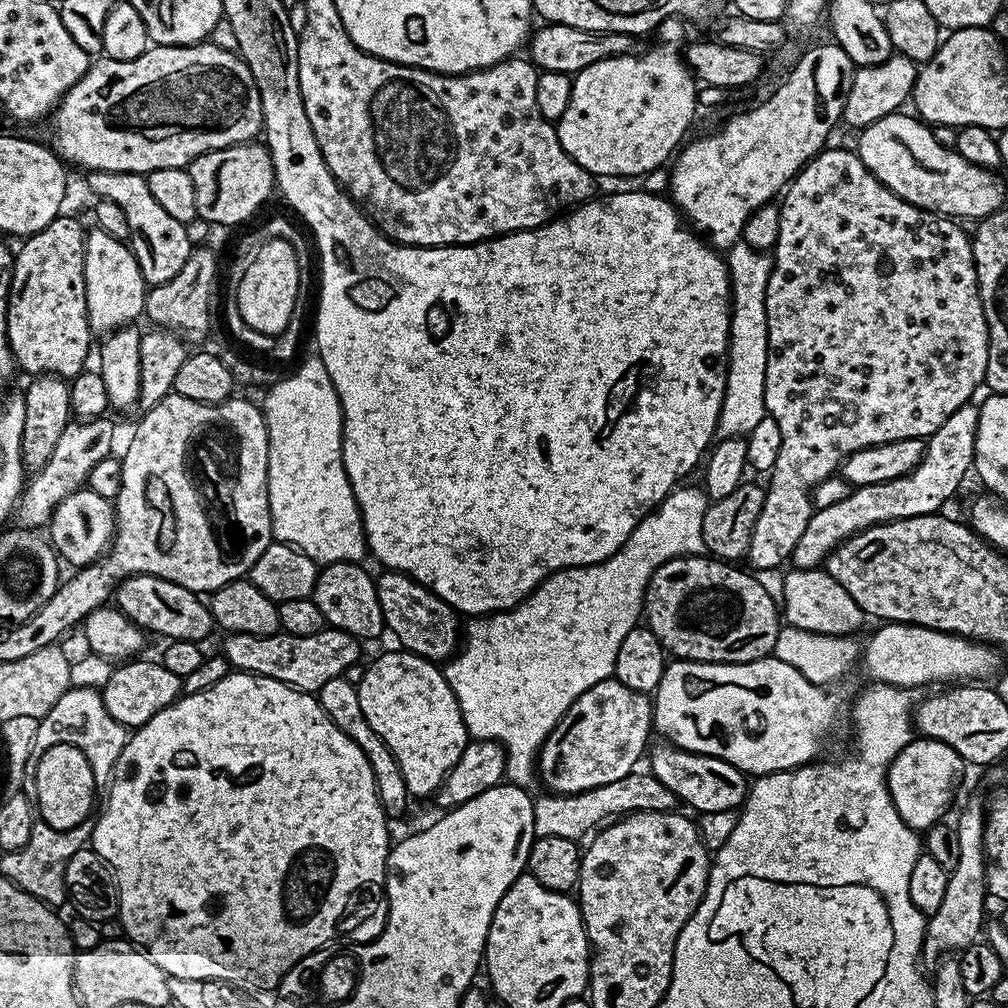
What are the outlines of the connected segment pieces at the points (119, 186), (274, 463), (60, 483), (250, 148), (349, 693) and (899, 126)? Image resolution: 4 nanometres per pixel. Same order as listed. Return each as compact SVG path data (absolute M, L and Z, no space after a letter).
M89 171L88 188L93 197L113 200L122 206L126 214L126 222L130 226L130 247L136 255L138 266L144 275L145 285L170 282L182 266L186 266L186 258L190 258L194 241L188 237L189 229L178 218L170 218L162 206L158 206L154 194L150 194L147 179L138 172L97 172Z
M312 354L309 360L301 362L297 372L285 375L269 387L266 394L268 397L262 404L262 411L268 431L268 501L273 537L281 544L291 544L306 553L320 566L347 560L363 561L366 556L364 523L342 462L344 419L340 399L334 390L334 382L330 382L330 374L326 374L326 366L319 355Z
M107 415L93 420L76 418L69 422L66 430L62 430L62 438L58 438L58 446L54 446L50 462L46 462L46 466L42 466L42 470L25 483L24 490L20 493L18 517L20 516L21 525L31 526L36 530L43 529L51 521L58 502L85 487L90 470L94 470L94 466L102 462L102 458L113 455L112 443L116 440L116 428L108 419Z
M260 142L203 152L192 159L187 169L190 178L194 178L194 195L198 201L196 215L208 224L240 224L250 219L267 202L276 183L272 156Z
M344 676L330 678L330 682L326 682L326 686L320 688L318 699L330 722L334 722L334 726L338 726L338 730L342 730L342 734L346 734L346 738L353 740L358 750L362 750L362 754L366 754L366 762L370 762L370 770L374 774L374 786L380 805L384 808L385 817L393 818L392 816L402 815L410 803L406 778L402 778L402 770L394 754L390 754L386 742L382 742L382 738L374 734L370 722L366 722L366 714L362 714L362 702L358 702L356 685L346 682Z
M901 110L878 118L878 122L859 133L860 141L854 145L856 155L880 184L914 206L949 218L965 216L979 222L1005 207L1004 184L993 169L966 162L955 148L942 146L934 138L932 128L925 121L906 113Z

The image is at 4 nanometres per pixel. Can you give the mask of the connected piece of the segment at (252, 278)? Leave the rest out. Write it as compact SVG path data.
M286 239L271 240L258 250L250 270L238 277L234 302L240 316L253 333L261 332L264 338L275 338L288 328L294 314L294 302L300 289L300 263L294 254L294 246Z

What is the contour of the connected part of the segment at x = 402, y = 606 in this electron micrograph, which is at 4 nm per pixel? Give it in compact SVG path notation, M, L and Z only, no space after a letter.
M384 570L381 573L381 576L377 575L375 577L378 606L382 606L385 629L396 635L396 640L400 643L397 645L405 652L413 652L415 656L421 656L433 662L451 660L462 644L462 620L456 609L450 607L442 598L434 595L426 586L422 586L416 580L411 580L404 572Z

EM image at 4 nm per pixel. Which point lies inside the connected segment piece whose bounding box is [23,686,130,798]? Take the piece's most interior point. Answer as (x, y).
(80, 718)

